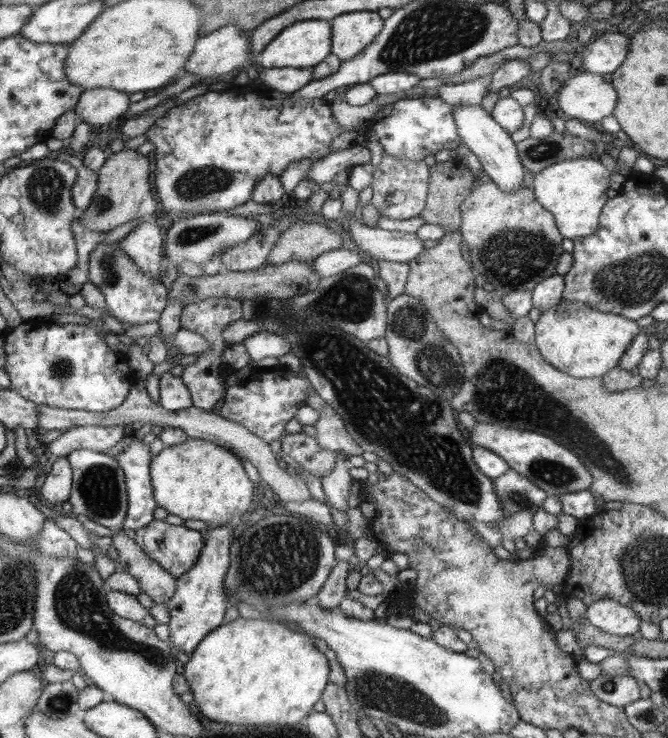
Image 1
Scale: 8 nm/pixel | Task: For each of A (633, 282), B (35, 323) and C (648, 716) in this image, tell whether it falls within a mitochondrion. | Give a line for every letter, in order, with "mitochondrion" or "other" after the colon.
A: mitochondrion
B: other
C: mitochondrion

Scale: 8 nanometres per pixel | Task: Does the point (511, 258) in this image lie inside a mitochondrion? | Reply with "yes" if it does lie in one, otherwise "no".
yes

